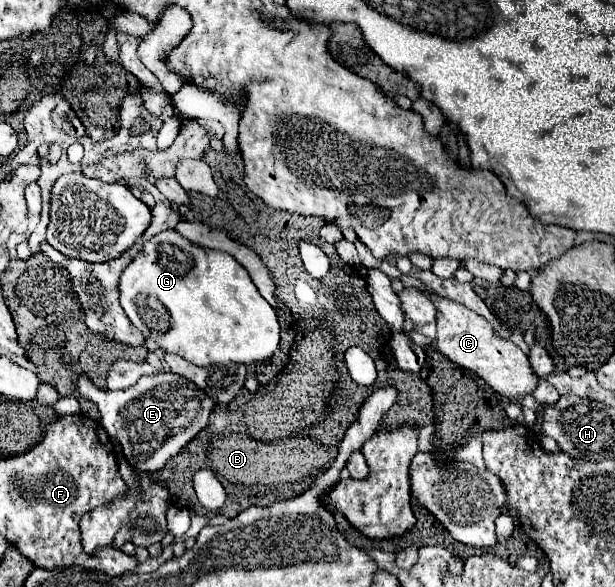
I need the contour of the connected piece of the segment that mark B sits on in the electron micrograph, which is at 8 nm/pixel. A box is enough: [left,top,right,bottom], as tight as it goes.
[153,149,387,519]

